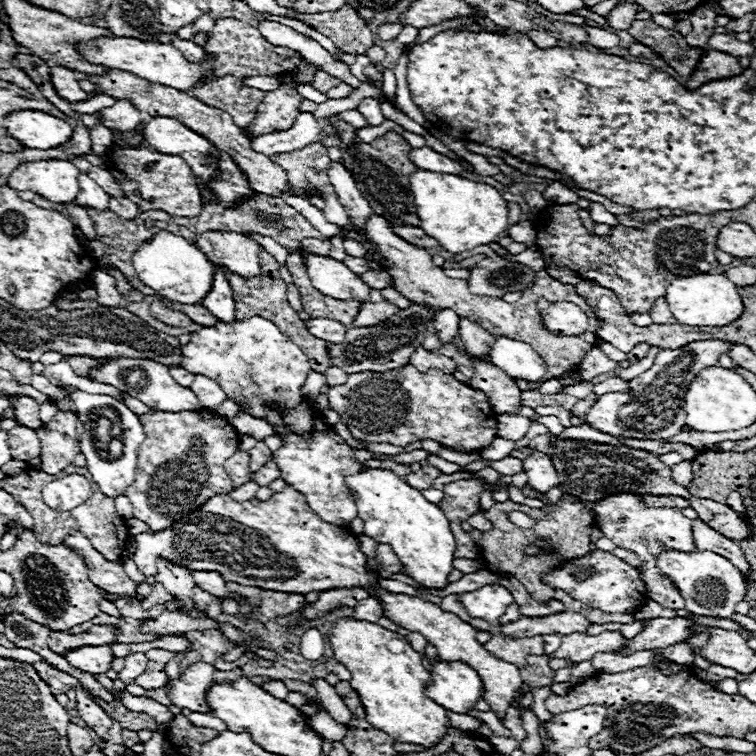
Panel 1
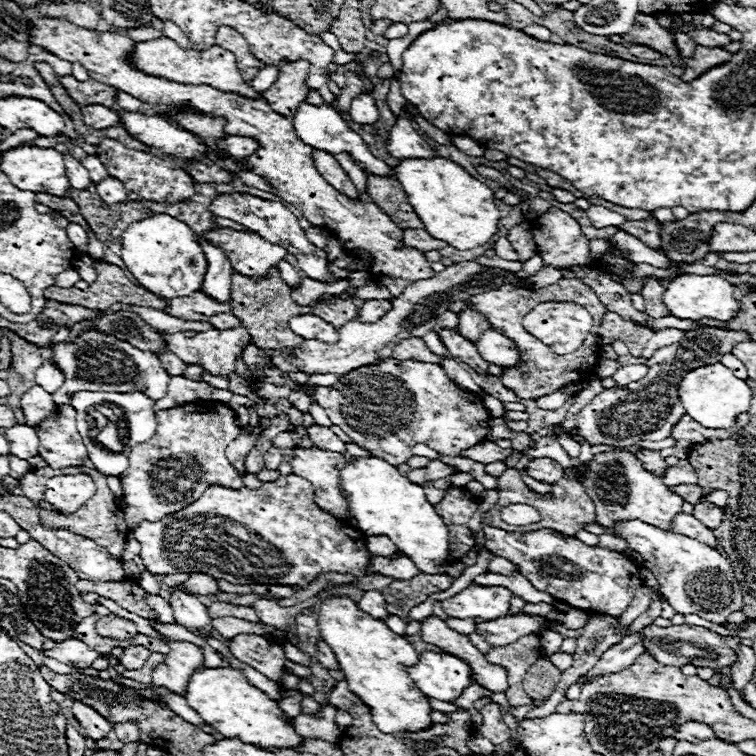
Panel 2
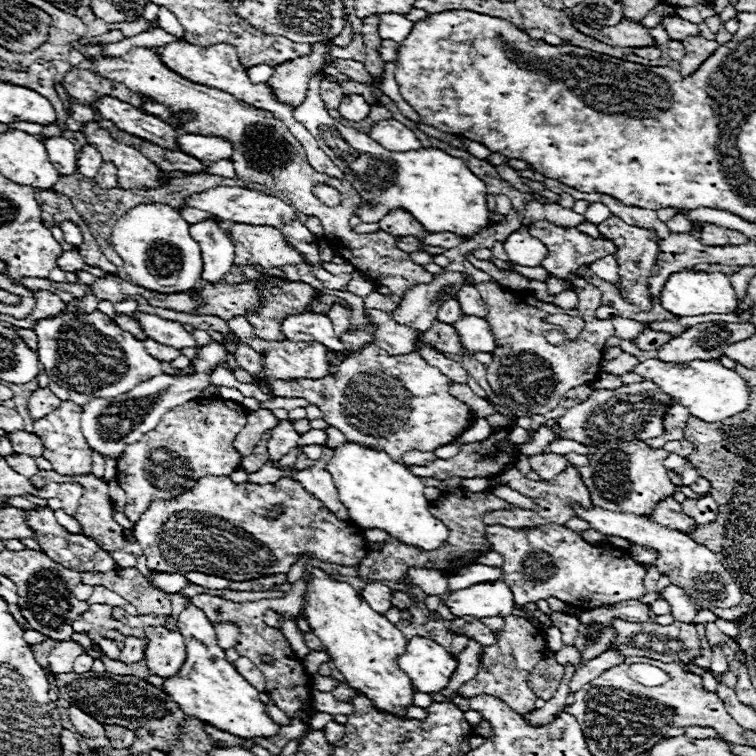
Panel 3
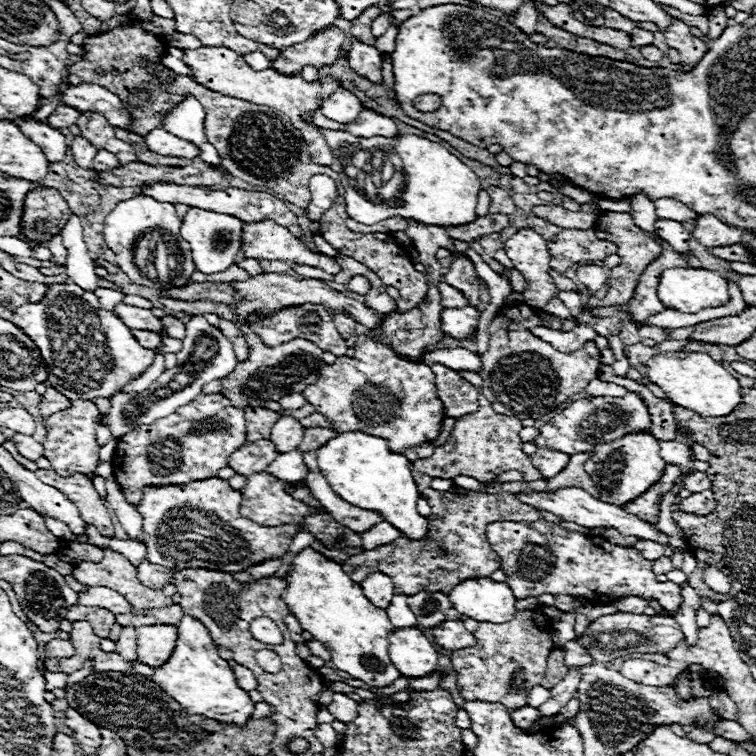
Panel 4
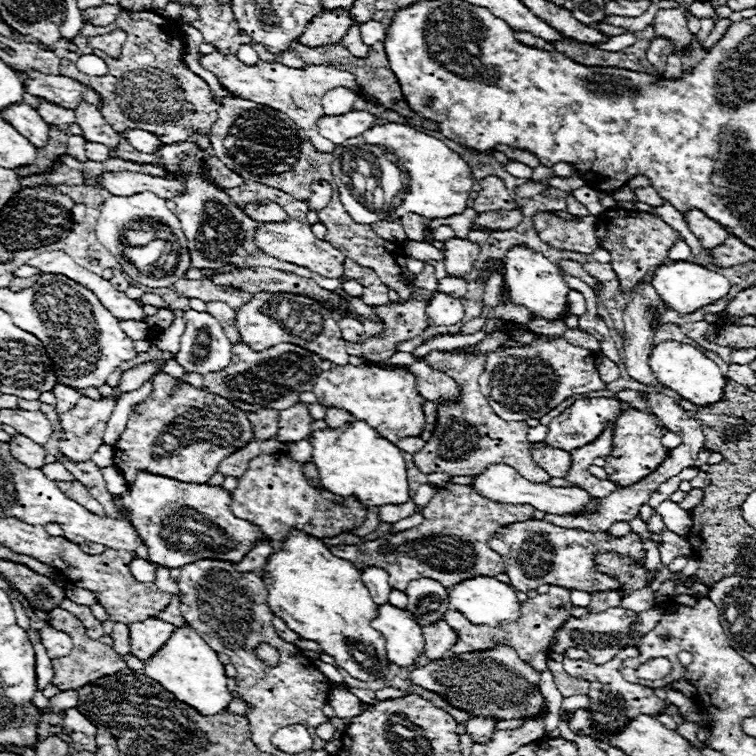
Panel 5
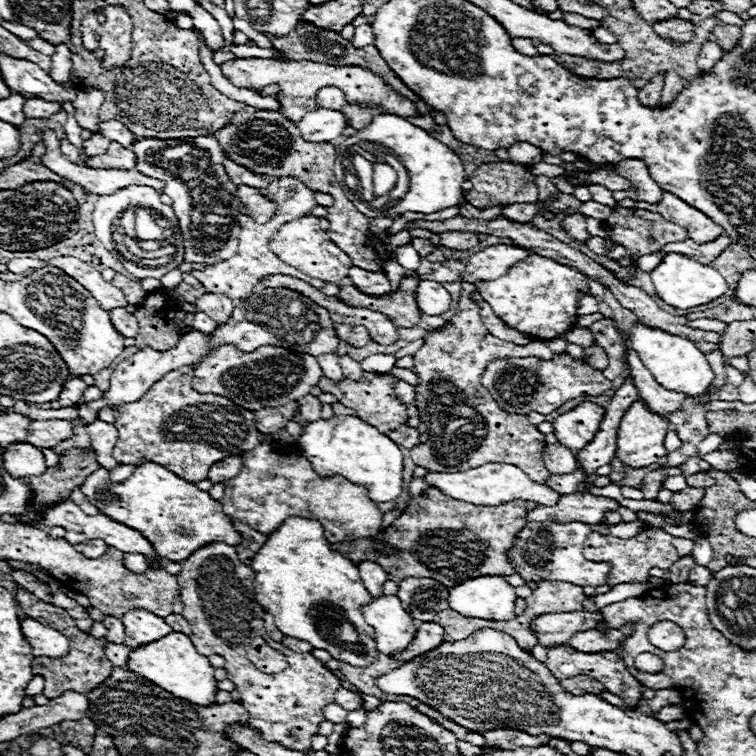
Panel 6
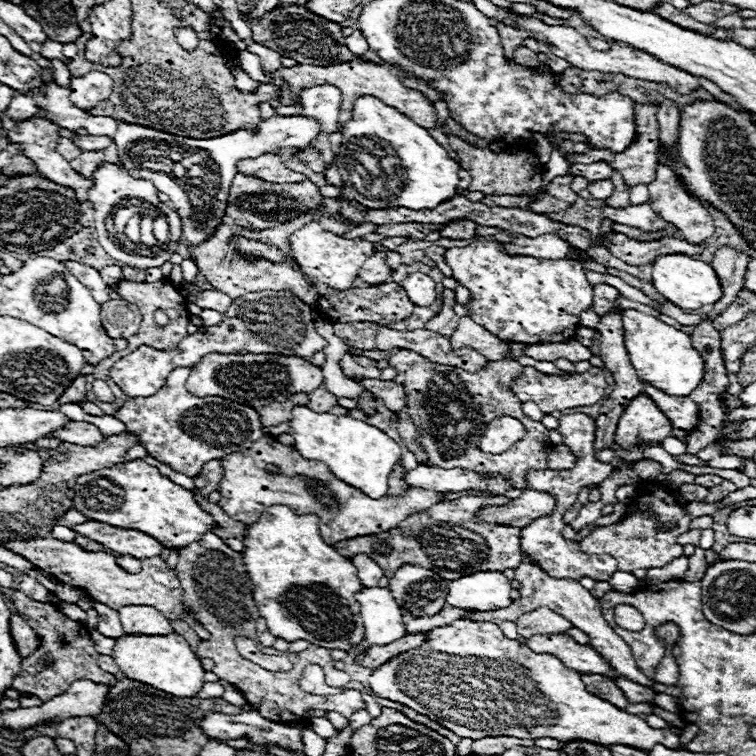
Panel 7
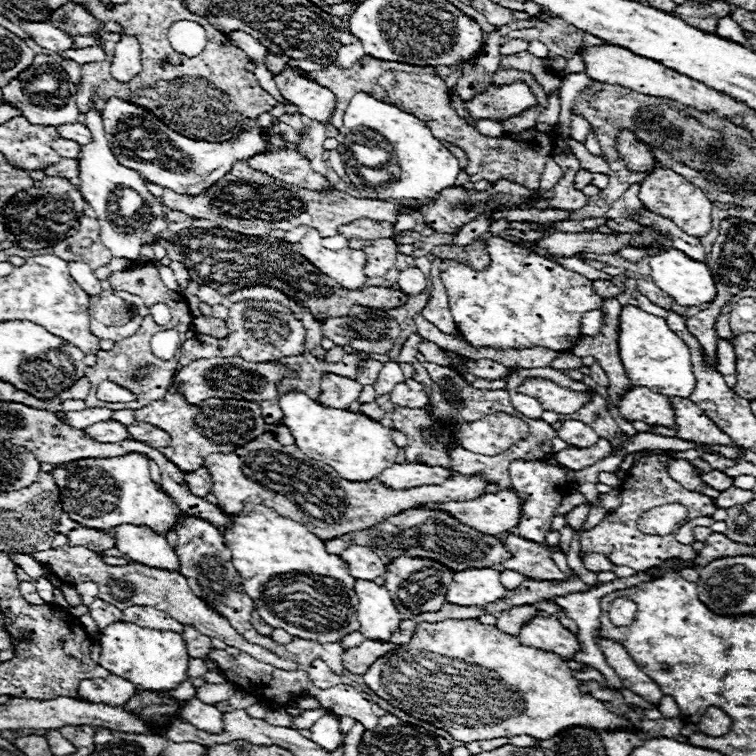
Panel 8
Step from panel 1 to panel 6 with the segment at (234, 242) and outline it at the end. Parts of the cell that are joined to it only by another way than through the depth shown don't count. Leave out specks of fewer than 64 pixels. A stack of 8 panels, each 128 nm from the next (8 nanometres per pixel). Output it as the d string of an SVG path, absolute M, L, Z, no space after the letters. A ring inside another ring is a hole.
M304 216L298 220L286 222L274 236L270 236L270 248L286 264L302 270L312 278L320 278L326 282L340 282L342 278L348 276L348 268L352 266L348 254L344 254L336 244L330 242L328 234L320 230L318 218L314 216Z

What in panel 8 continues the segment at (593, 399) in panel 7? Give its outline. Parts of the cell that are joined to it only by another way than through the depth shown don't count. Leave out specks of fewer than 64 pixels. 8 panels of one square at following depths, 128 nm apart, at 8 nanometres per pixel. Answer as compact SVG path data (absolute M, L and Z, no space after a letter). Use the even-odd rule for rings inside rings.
M526 378L518 386L518 392L536 398L544 410L552 410L556 414L572 414L594 398L594 392L574 392L544 378Z

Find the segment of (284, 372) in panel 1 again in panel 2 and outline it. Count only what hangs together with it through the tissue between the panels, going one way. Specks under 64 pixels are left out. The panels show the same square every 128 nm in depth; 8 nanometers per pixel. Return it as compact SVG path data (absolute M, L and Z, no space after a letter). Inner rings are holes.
M244 326L230 328L230 330L216 330L216 328L212 328L208 332L198 332L192 338L186 338L182 332L176 332L176 334L162 332L162 336L164 336L166 344L168 344L168 350L176 352L176 356L180 356L180 360L184 360L184 364L198 364L208 374L224 376L224 378L228 378L230 374L236 372L236 358L240 358L244 348L248 344L252 344L252 336L250 336L250 332ZM296 448L292 456L292 474L306 478L314 486L316 504L336 520L348 520L348 500L340 496L340 468L344 468L344 456L320 448Z

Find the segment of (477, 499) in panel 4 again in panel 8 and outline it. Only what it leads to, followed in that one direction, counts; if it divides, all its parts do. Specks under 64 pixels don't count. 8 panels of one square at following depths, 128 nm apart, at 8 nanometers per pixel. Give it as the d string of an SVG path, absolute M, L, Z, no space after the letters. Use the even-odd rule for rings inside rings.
M430 508L402 512L400 516L392 516L374 528L350 532L324 544L328 552L336 554L344 552L352 544L366 544L374 548L374 552L380 556L380 560L384 560L384 564L390 564L396 556L424 556L428 560L440 560L440 564L448 566L452 572L462 572L468 568L492 568L494 564L502 564L512 556L504 548L504 542L500 538L476 532L474 528L460 524L454 516L448 516L448 512Z

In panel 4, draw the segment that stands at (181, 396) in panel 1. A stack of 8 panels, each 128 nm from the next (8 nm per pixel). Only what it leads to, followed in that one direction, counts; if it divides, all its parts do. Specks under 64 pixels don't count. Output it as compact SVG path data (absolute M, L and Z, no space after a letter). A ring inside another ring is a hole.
M74 282L70 284L54 284L50 286L46 298L40 304L26 304L20 306L14 314L16 326L24 330L28 338L36 344L40 350L48 378L46 382L56 388L60 394L68 396L68 400L96 400L96 398L108 398L116 392L120 392L128 382L138 380L154 362L154 352L148 348L142 348L138 340L132 336L132 330L114 314L100 308L94 292L86 292Z

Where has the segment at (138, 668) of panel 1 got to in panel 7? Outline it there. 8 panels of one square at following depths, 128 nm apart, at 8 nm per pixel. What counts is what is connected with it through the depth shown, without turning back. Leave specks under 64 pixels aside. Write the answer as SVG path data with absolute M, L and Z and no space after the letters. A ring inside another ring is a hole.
M94 604L94 610L98 612L100 616L100 622L98 622L98 632L108 636L108 638L120 638L124 636L124 630L122 630L122 622L120 622L120 616L116 610L104 606L104 604Z

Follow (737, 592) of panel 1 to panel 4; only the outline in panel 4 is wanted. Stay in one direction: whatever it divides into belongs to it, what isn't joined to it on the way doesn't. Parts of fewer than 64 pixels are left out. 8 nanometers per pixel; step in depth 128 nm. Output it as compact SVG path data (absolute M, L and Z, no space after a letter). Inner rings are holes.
M560 488L558 492L550 492L550 494L546 494L546 492L522 492L522 494L518 494L518 498L524 504L530 504L530 506L540 508L540 510L554 512L562 520L574 522L574 524L578 524L582 528L614 528L624 536L636 536L640 540L652 540L652 542L658 542L662 546L670 546L668 536L664 532L660 532L658 528L650 526L646 520L640 520L638 516L632 516L632 514L624 512L622 508L618 508L614 504L600 502L598 498L590 496L582 488ZM706 566L704 572L702 572L702 580L704 580L704 584L706 584L710 590L714 590L716 594L728 594L730 588L732 588L728 576L724 576L724 574L720 572L720 568L716 568L716 566Z

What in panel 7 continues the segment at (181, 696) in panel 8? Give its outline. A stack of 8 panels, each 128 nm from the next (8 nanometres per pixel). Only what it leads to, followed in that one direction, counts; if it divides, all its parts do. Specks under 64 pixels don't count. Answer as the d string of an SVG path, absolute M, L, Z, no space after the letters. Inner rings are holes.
M206 682L196 698L222 698L222 694L224 694L224 686L222 684Z

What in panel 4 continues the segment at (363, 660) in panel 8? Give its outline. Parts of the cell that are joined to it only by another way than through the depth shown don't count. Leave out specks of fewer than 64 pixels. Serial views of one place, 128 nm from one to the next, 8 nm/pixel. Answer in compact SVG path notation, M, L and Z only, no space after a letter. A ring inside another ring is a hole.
M446 620L444 624L438 624L432 632L434 640L438 646L448 648L448 650L458 650L464 646L476 644L476 638L472 632L464 628L462 620Z

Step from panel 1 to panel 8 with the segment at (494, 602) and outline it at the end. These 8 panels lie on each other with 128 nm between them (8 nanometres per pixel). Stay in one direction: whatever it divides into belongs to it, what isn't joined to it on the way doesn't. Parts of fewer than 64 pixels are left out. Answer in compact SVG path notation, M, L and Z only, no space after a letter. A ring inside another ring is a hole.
M476 568L454 574L446 602L458 606L484 606L504 596L506 588L500 582L500 572L494 568Z

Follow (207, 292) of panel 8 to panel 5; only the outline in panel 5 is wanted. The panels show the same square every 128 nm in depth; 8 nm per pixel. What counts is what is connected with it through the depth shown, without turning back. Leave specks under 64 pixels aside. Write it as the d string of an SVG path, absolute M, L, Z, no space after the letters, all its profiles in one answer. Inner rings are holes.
M208 302L206 308L208 308L208 314L212 314L212 316L216 316L216 320L220 320L228 340L232 340L232 344L240 344L242 340L240 340L238 328L236 328L236 312L224 302Z

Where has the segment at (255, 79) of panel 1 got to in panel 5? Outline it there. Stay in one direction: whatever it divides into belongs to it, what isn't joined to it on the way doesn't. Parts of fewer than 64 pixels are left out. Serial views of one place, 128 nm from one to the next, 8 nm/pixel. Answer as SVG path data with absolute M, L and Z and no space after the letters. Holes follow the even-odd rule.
M242 46L236 56L240 56L240 60L242 60L244 64L258 64L260 60L258 54L256 54L256 50L254 50L252 46Z

